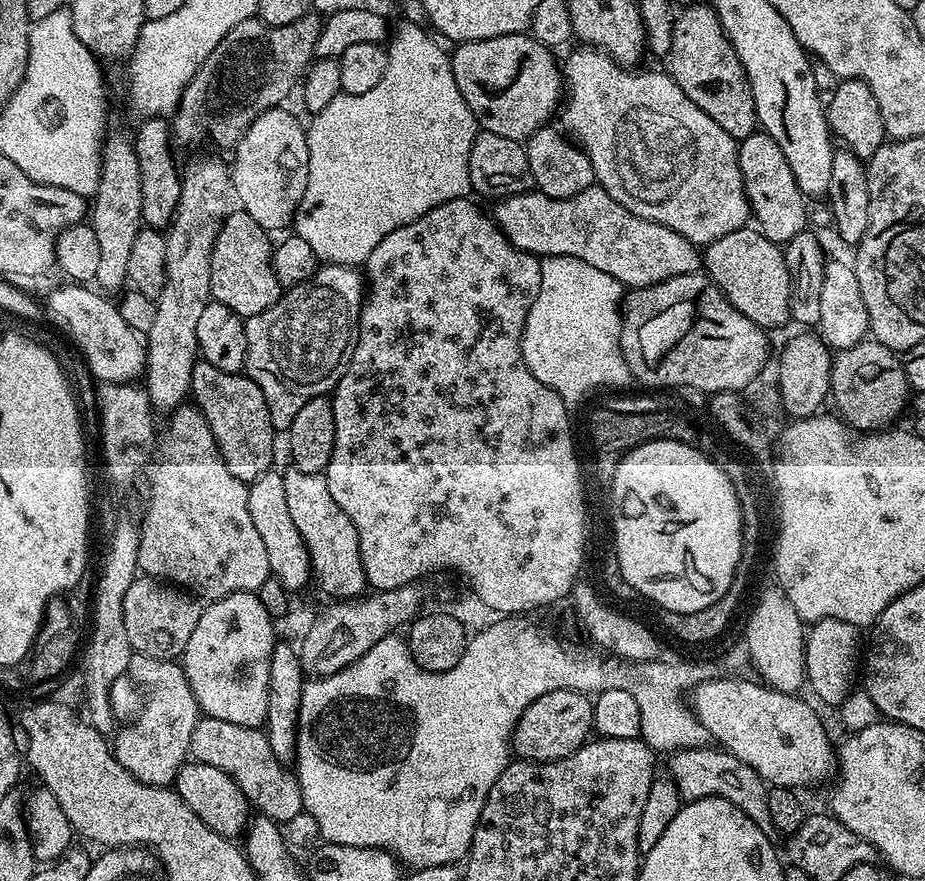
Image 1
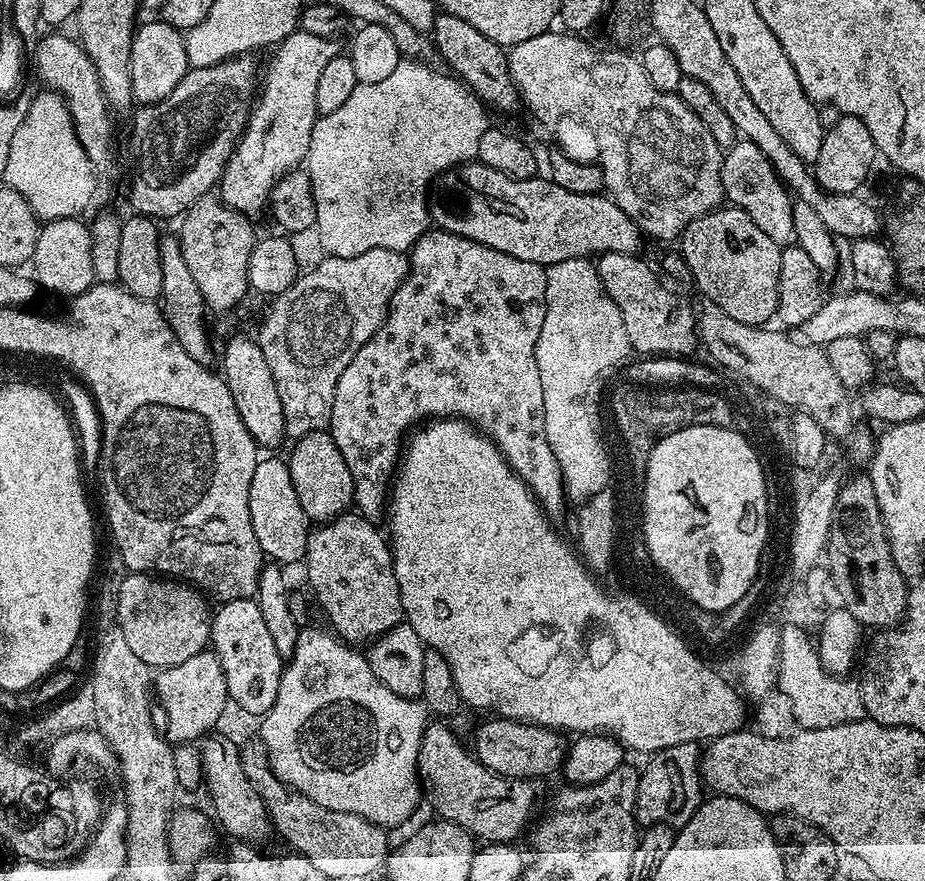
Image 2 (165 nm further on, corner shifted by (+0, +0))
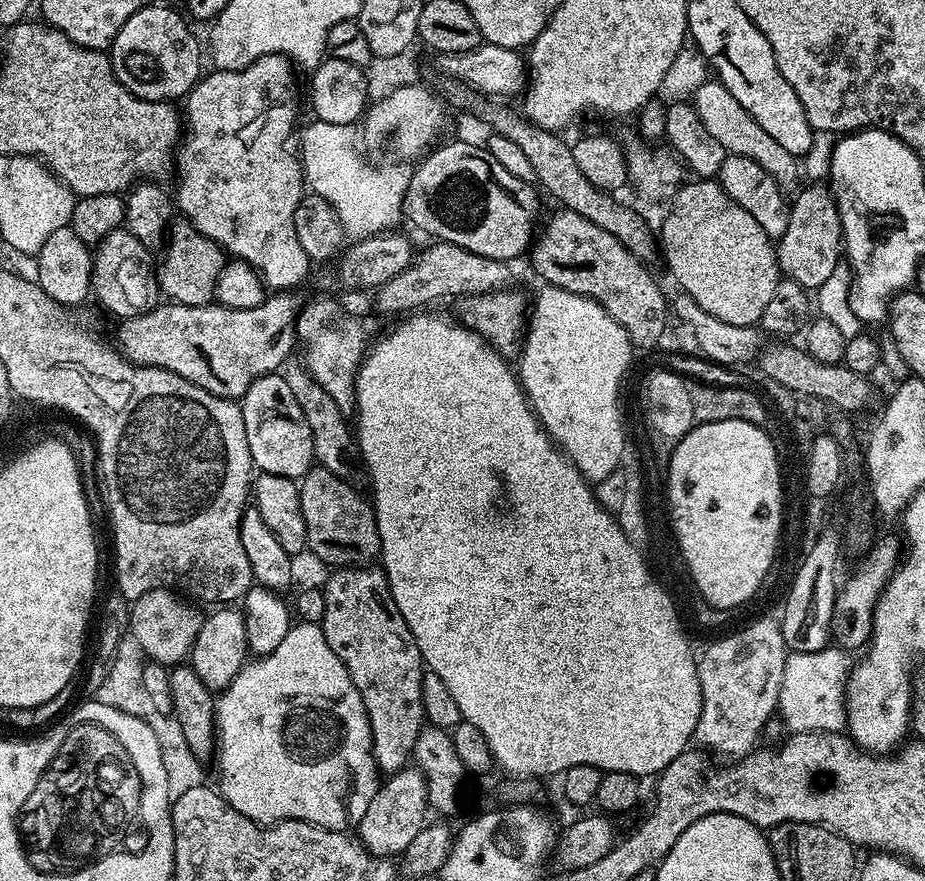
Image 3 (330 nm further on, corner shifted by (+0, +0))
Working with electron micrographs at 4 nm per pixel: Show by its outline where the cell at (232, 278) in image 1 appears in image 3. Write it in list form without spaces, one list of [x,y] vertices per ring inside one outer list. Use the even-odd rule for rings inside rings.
[[[176,218],[170,225],[164,254],[164,264],[162,260],[158,268],[161,293],[169,301],[186,306],[213,303],[218,274],[222,274],[222,266],[226,259],[224,249],[210,238],[198,234],[198,230],[194,230],[189,220]]]

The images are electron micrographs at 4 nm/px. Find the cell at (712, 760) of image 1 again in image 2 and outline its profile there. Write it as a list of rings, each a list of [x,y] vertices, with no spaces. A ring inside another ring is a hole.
[[[679,744],[651,753],[639,769],[636,777],[637,825],[664,824],[678,830],[690,822],[690,818],[700,809],[702,781],[700,778],[700,758],[702,752],[696,744]]]

